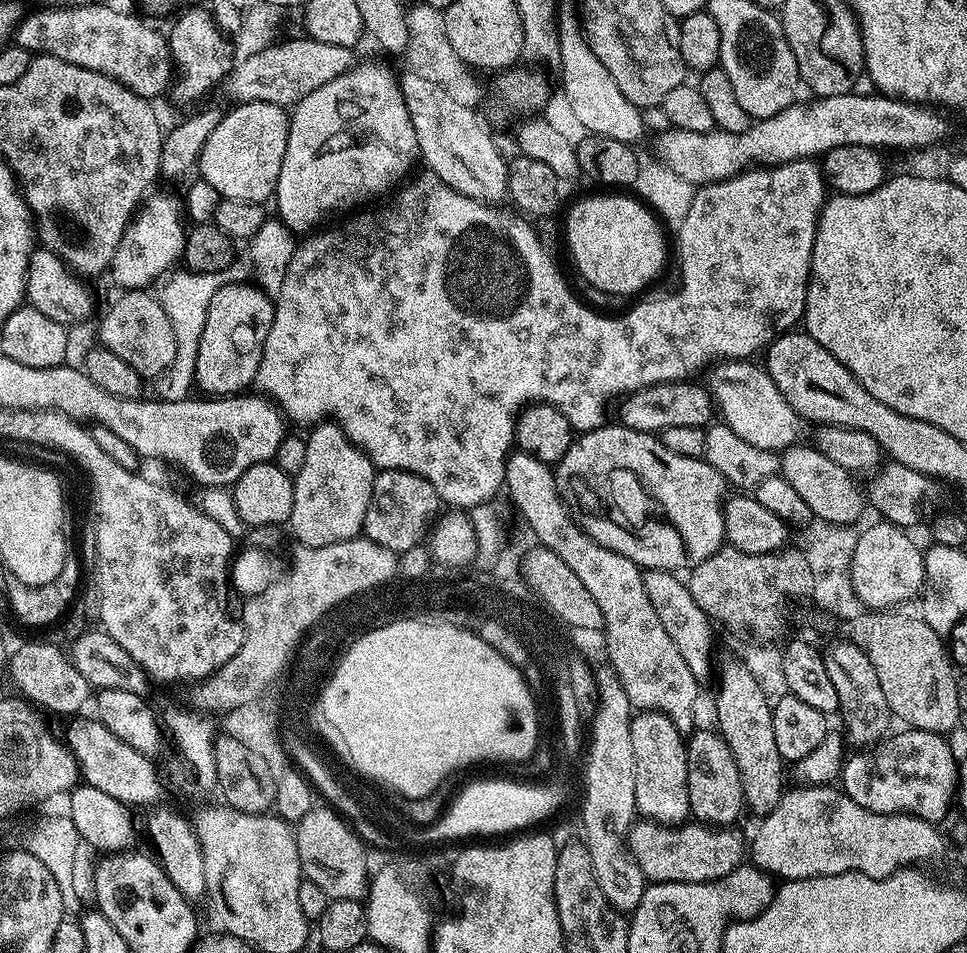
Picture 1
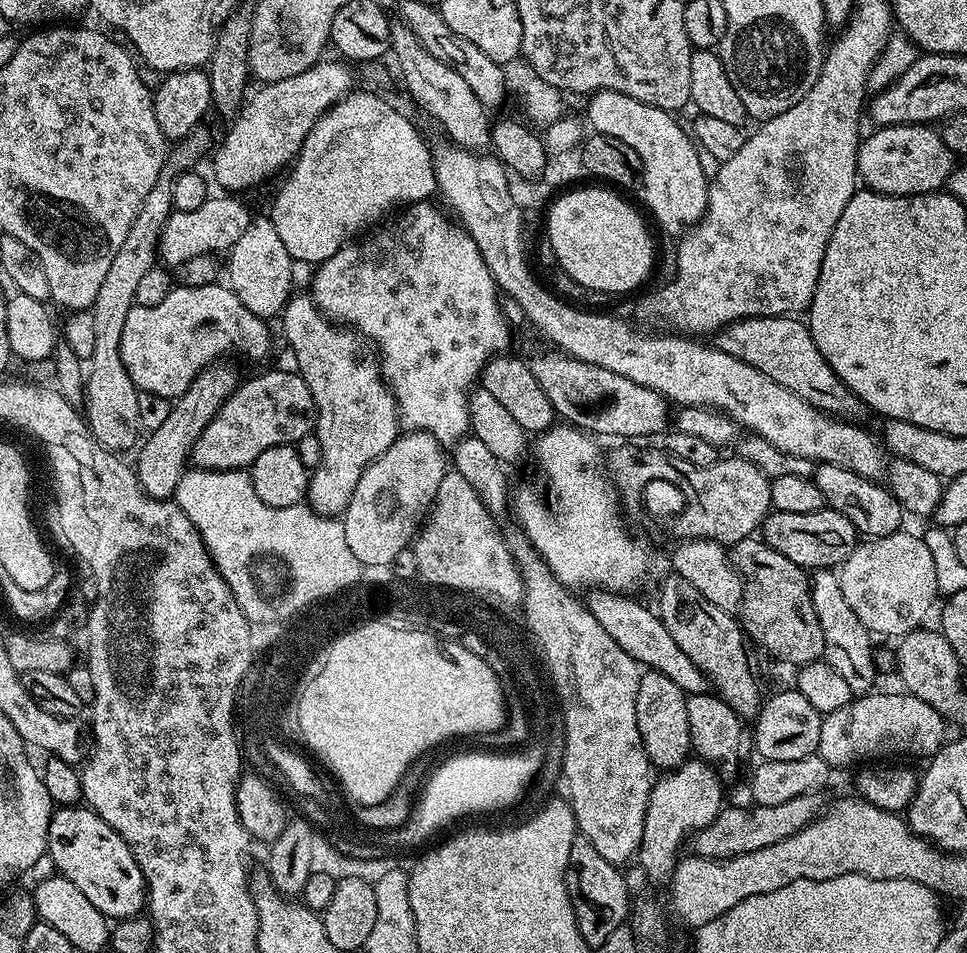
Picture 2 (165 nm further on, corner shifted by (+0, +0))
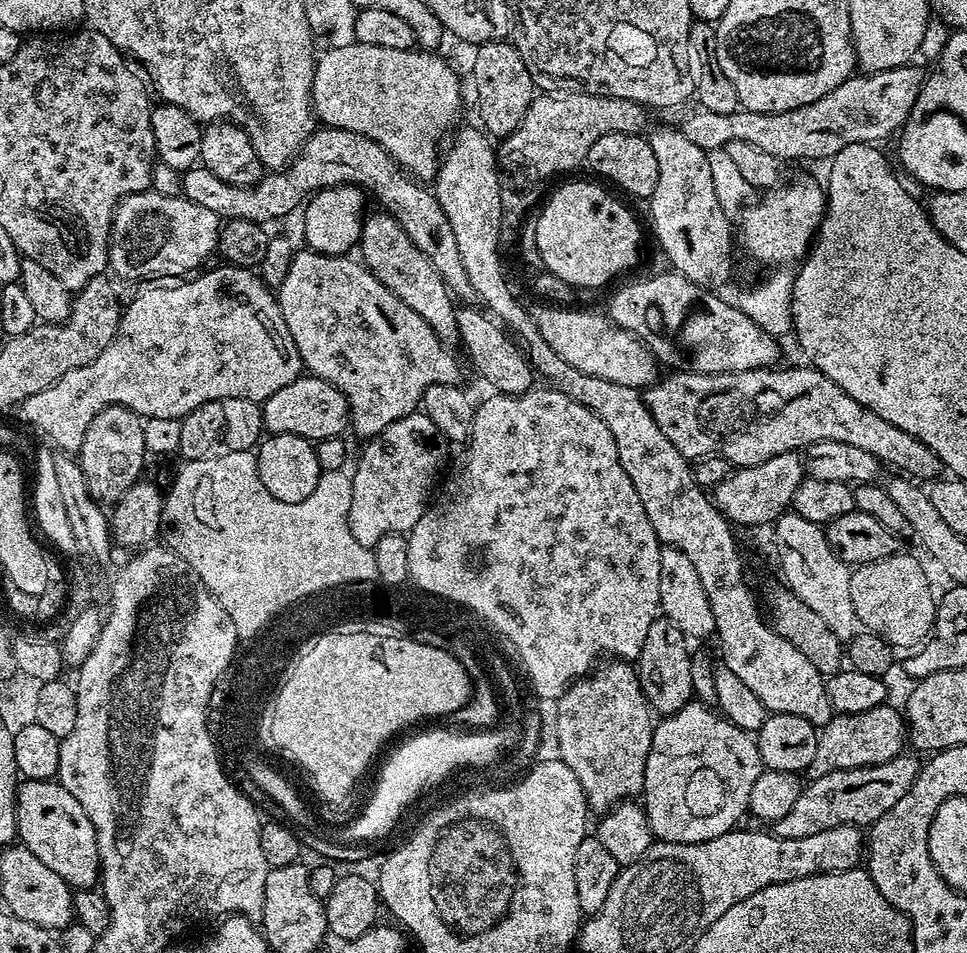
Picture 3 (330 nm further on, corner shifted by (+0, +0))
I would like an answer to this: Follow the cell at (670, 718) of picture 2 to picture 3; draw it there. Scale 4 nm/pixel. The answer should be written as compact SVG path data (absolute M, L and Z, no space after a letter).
M658 618L650 622L650 630L646 633L646 642L642 642L642 650L638 657L638 675L640 688L648 699L648 706L653 713L661 717L673 716L682 706L693 703L692 683L690 682L690 662L692 652L688 648L689 641L674 622Z

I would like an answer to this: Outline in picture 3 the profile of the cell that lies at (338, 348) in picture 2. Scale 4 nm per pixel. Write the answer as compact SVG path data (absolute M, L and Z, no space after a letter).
M297 251L293 255L284 281L278 287L282 318L286 318L286 327L294 337L294 346L298 346L298 354L302 358L305 369L311 375L330 382L330 386L342 390L342 394L348 403L350 428L353 433L356 431L358 435L364 436L363 438L377 436L382 430L386 430L386 426L398 422L398 418L406 418L411 412L417 411L421 407L426 390L430 385L461 383L460 364L452 357L453 349L440 341L438 334L434 334L434 330L430 328L427 322L419 314L414 314L414 310L410 310L410 306L406 306L406 302L402 302L402 298L398 298L391 290L387 289L359 259L351 260L352 256L348 254L332 256L329 253L303 251Z

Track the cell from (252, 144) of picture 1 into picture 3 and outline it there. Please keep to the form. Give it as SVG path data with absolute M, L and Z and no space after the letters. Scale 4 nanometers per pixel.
M352 43L337 49L329 47L325 51L315 57L316 73L312 83L317 121L324 126L354 130L354 134L366 134L366 138L381 144L417 181L435 181L442 159L442 145L457 127L456 119L460 116L460 80L455 70L432 50L389 50L387 46Z

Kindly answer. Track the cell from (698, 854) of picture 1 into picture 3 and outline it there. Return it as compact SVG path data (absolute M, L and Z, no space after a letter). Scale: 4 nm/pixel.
M901 754L888 762L866 768L838 770L805 783L794 807L771 825L772 835L778 838L810 838L810 834L822 834L822 830L834 830L834 826L871 826L908 793L910 786L914 786L922 764L919 759L915 760L915 755L912 756Z

